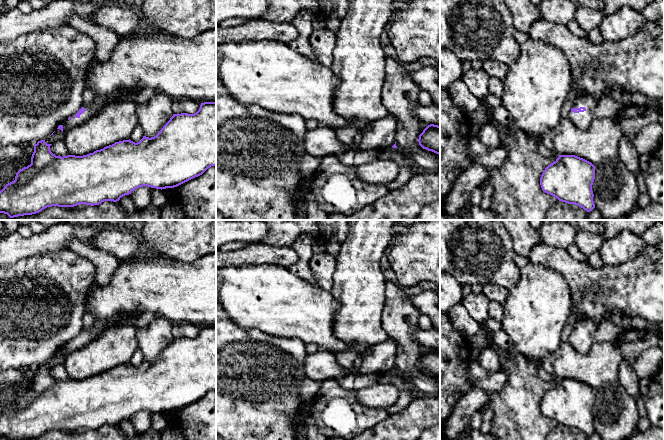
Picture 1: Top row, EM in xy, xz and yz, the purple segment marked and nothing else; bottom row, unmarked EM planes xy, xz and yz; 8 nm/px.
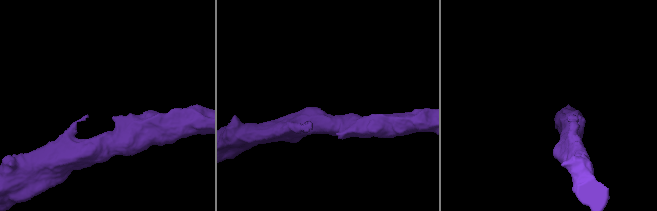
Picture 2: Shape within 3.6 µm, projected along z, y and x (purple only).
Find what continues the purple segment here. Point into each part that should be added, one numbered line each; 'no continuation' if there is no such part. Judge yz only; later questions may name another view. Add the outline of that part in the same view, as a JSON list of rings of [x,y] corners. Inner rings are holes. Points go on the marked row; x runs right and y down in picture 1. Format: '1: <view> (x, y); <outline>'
1: yz (582, 120); [[[600,94],[585,95],[577,100],[573,104],[573,108],[585,107],[584,112],[569,113],[568,118],[580,129],[587,129],[594,119],[595,109],[599,100],[602,98]]]

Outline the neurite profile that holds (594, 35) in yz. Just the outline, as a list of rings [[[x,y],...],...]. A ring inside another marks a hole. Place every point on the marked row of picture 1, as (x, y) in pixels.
[[[595,28],[587,32],[586,37],[594,44],[601,44],[604,41],[599,28]]]

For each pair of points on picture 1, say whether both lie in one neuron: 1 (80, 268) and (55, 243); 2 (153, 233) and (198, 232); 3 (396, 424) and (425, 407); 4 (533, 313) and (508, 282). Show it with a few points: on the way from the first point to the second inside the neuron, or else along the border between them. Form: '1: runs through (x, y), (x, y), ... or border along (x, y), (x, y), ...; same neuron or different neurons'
1: border along (68, 247), (38, 255); different neurons
2: runs through (164, 232), (187, 232); same neuron
3: runs through (403, 424), (408, 424), (418, 414); same neuron
4: border along (520, 269), (519, 281), (509, 290); different neurons

